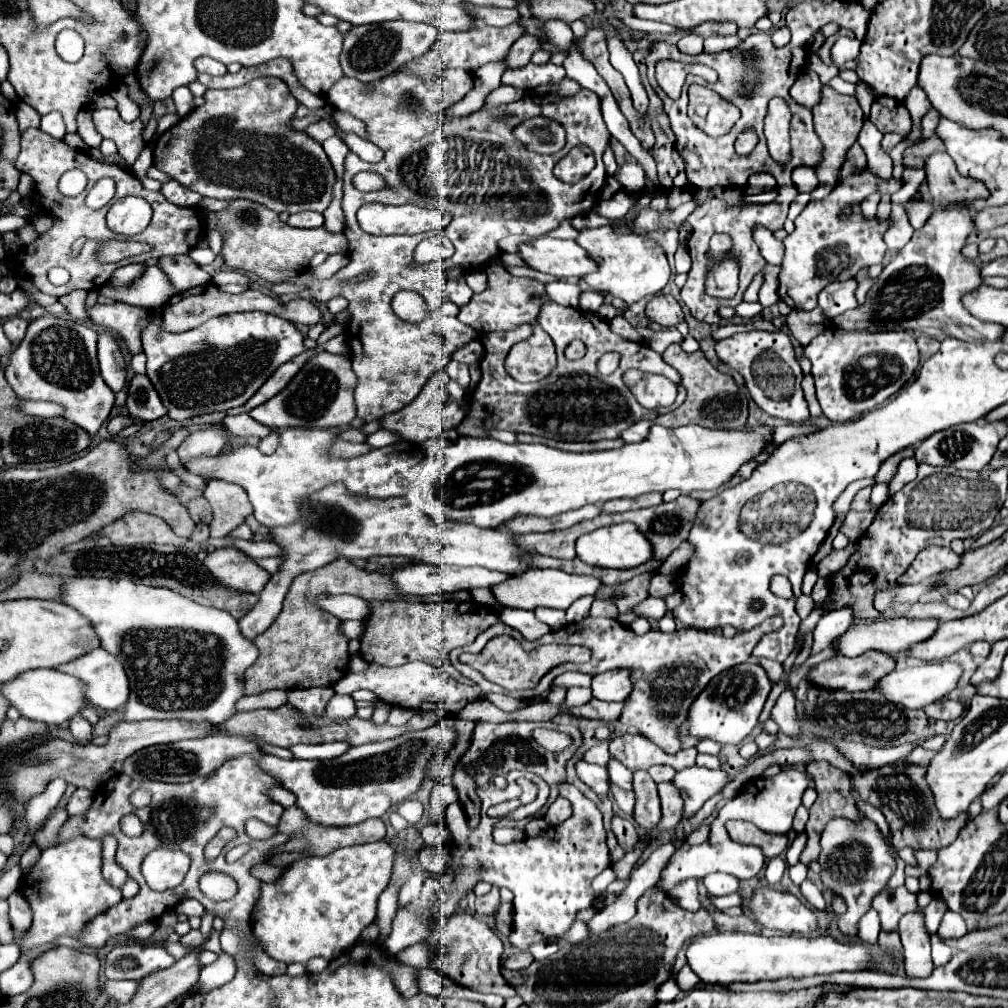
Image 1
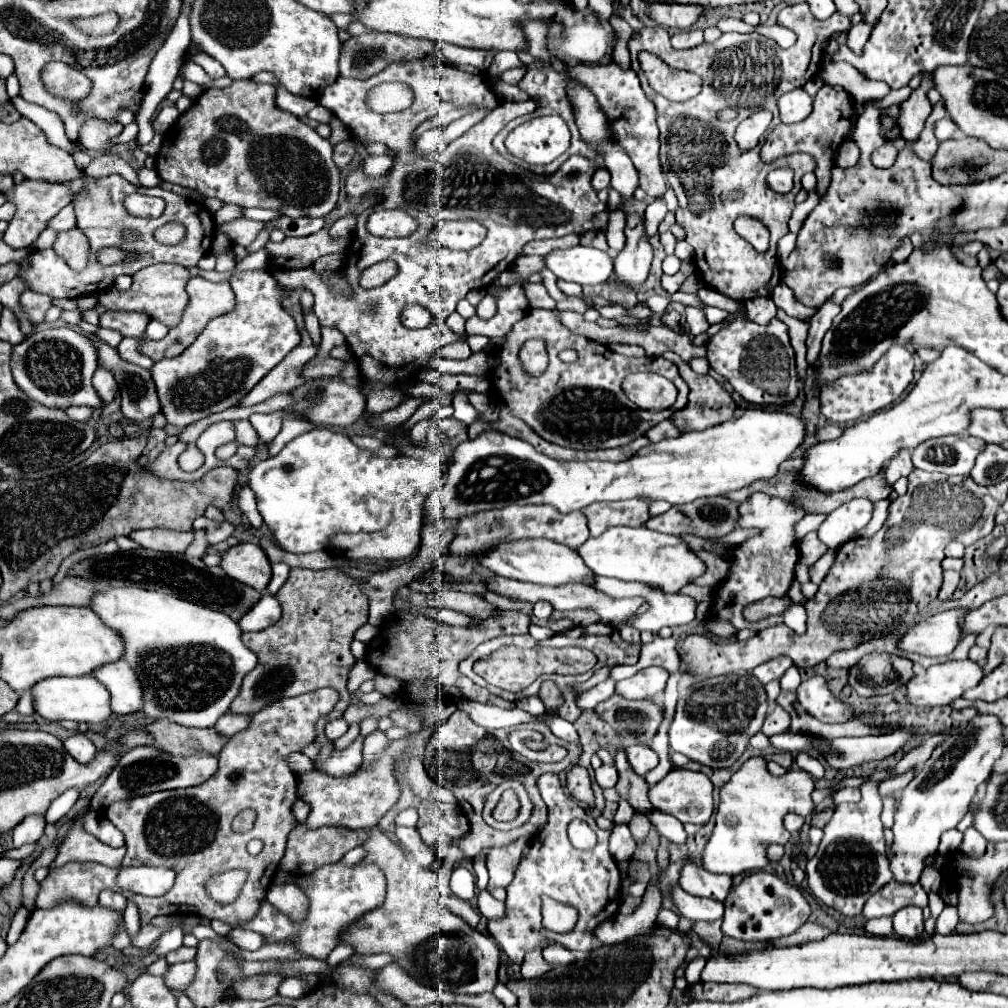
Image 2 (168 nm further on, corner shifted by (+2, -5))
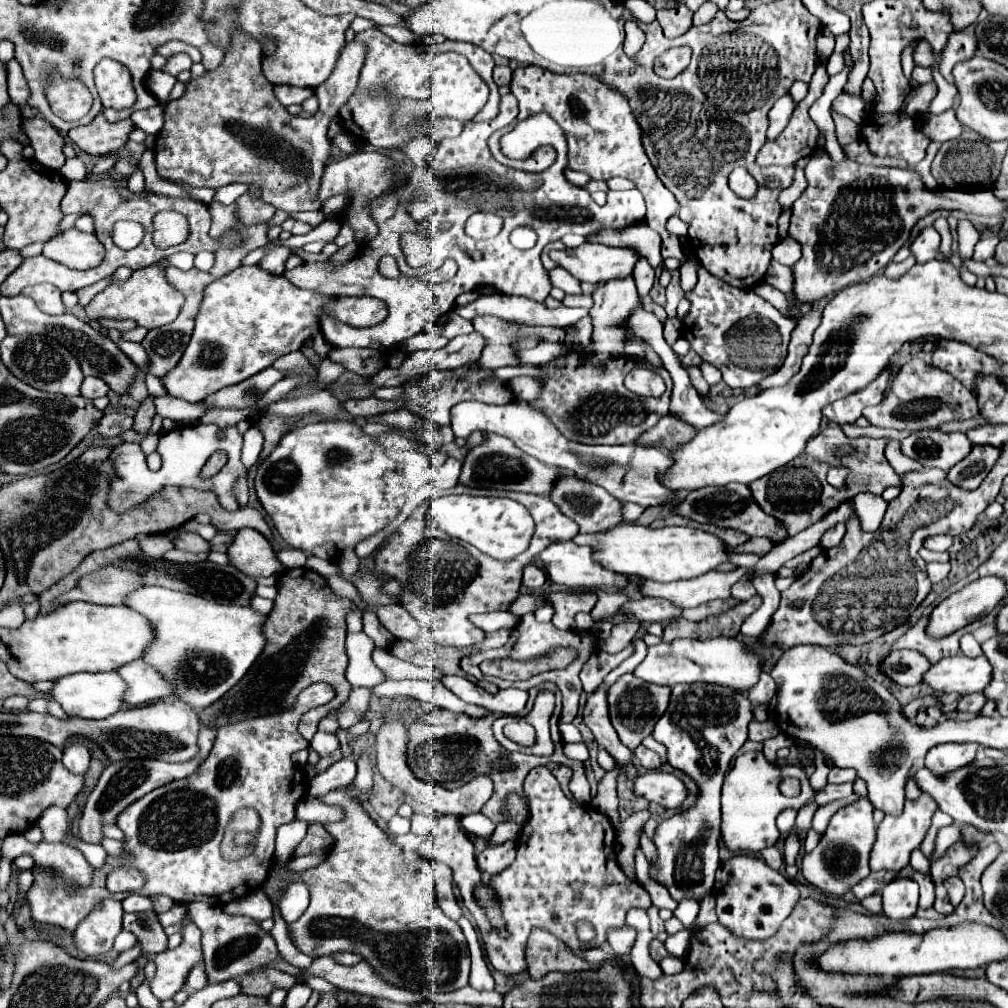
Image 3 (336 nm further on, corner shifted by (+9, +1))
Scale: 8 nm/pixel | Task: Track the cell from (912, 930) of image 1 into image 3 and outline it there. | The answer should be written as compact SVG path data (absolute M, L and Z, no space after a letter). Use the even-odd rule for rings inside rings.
M896 877L882 891L884 915L894 921L902 921L916 915L918 909L918 883L906 877Z

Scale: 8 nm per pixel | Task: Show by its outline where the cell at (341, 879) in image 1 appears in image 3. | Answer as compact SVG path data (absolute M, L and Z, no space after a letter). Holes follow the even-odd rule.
M254 891L238 901L230 901L228 905L224 905L222 911L230 915L246 915L260 923L273 916L274 907L264 891Z

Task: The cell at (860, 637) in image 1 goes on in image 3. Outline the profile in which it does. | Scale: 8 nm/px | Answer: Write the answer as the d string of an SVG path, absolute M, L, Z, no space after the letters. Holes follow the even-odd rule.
M996 577L976 579L974 583L966 585L958 593L952 593L948 599L944 599L942 603L938 603L934 607L934 611L930 613L930 623L926 625L926 635L930 635L930 639L942 639L946 635L952 635L954 631L966 627L968 623L986 617L998 605L998 601L1002 599L1004 593L1006 593L1006 587L1004 587L1002 579L996 579Z

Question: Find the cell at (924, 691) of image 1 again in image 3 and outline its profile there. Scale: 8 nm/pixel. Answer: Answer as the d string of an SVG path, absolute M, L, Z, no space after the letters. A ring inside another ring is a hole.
M954 655L940 659L926 671L924 683L934 693L980 693L990 683L992 667L984 655L980 657L966 657Z

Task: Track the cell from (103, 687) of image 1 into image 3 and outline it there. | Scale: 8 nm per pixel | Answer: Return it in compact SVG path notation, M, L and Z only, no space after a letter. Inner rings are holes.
M136 659L134 663L126 663L118 667L116 671L126 681L126 695L124 705L128 707L142 707L156 699L166 699L172 695L174 687L150 665L146 665L142 659Z

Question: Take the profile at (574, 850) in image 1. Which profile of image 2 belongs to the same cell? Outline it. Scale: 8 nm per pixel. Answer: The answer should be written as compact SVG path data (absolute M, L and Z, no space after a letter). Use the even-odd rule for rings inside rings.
M543 773L537 779L539 793L547 805L549 811L549 821L543 827L541 833L535 835L531 843L531 853L523 857L515 871L513 883L507 887L507 901L505 901L505 915L497 921L487 923L487 931L497 939L499 949L513 961L519 963L523 961L525 953L535 949L541 943L541 937L553 937L559 945L571 947L571 951L577 953L591 953L601 945L601 941L593 935L593 929L601 923L601 913L605 911L605 919L611 919L617 913L617 893L613 895L609 891L611 885L611 873L615 865L615 873L619 873L617 863L613 863L613 857L609 853L609 835L611 829L603 831L597 827L595 819L587 815L587 811L571 799L555 773ZM573 819L583 819L591 829L597 833L597 845L593 849L581 851L575 849L567 837L567 827L569 821ZM549 895L561 903L567 903L571 907L577 907L579 911L579 921L577 927L569 933L553 933L541 925L541 897Z

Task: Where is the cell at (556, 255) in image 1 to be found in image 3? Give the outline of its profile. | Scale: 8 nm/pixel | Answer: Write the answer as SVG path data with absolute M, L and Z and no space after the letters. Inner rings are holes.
M582 243L576 249L550 251L558 267L564 267L578 281L604 283L608 279L626 277L634 271L636 255L632 249L606 247L600 243Z

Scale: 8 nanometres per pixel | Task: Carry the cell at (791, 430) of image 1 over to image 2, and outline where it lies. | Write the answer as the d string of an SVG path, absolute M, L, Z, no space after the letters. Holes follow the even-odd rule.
M829 425L829 427L825 427L825 429L819 429L819 431L817 431L817 437L819 437L821 441L837 439L837 437L841 437L841 435L843 435L843 427L839 427L839 425Z

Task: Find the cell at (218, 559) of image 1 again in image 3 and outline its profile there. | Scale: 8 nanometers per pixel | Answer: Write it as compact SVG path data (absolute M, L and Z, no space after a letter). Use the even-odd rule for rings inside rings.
M240 529L228 547L230 565L250 577L270 577L280 573L284 567L278 563L270 541L254 531Z

